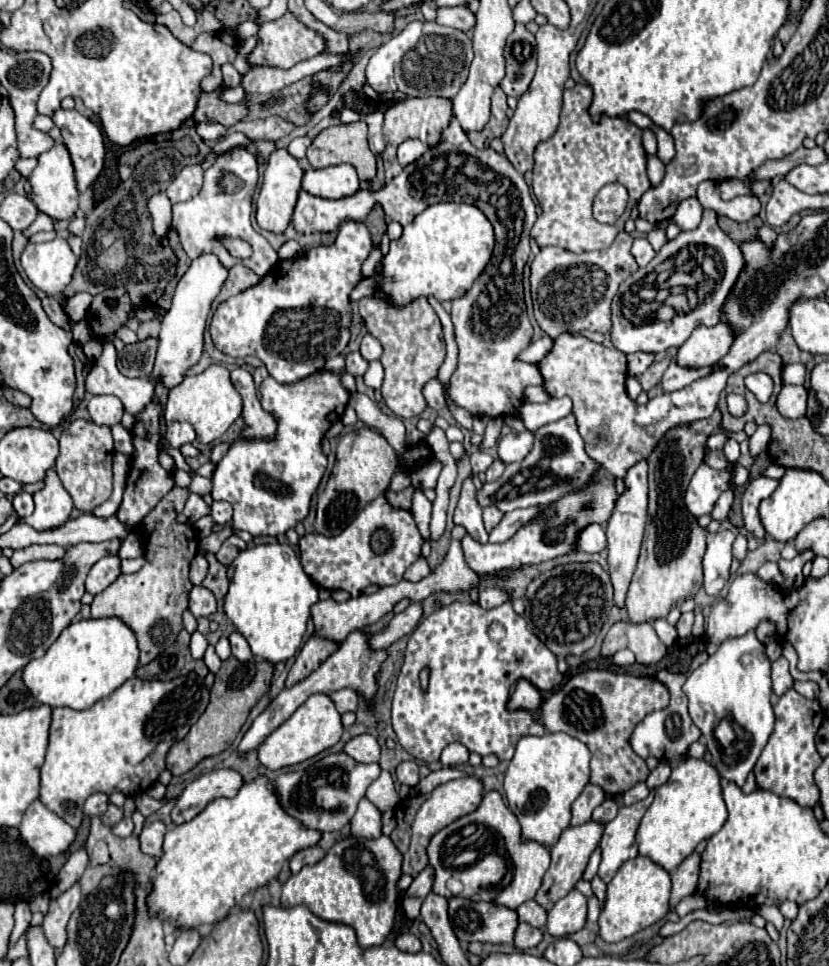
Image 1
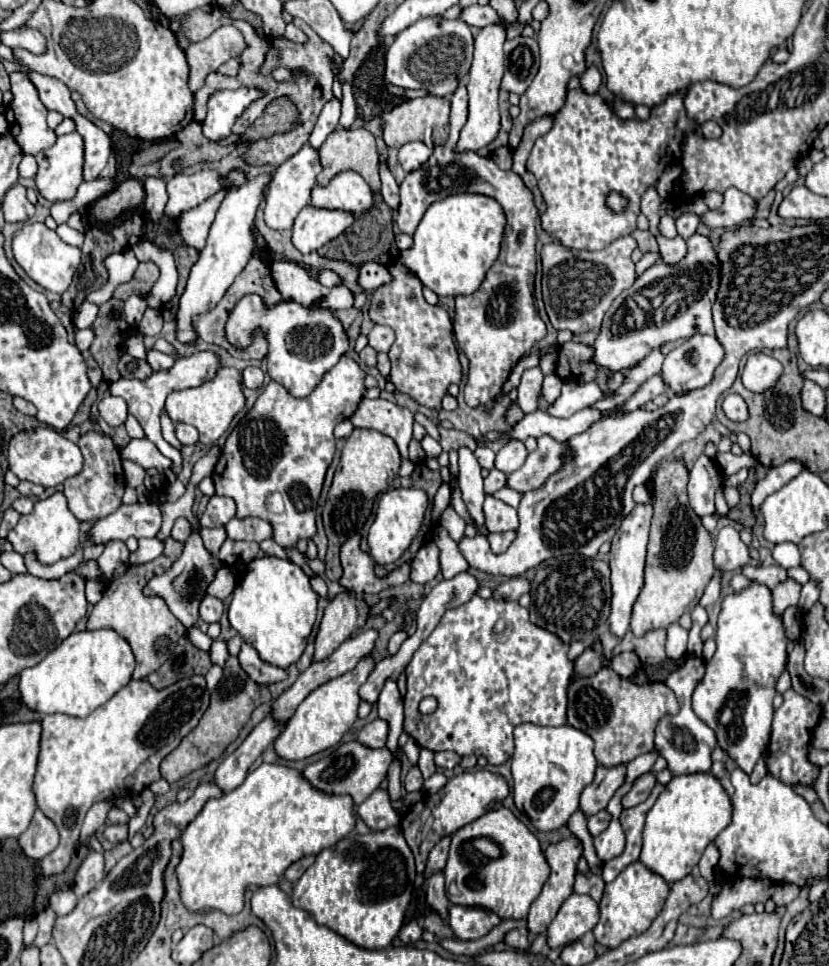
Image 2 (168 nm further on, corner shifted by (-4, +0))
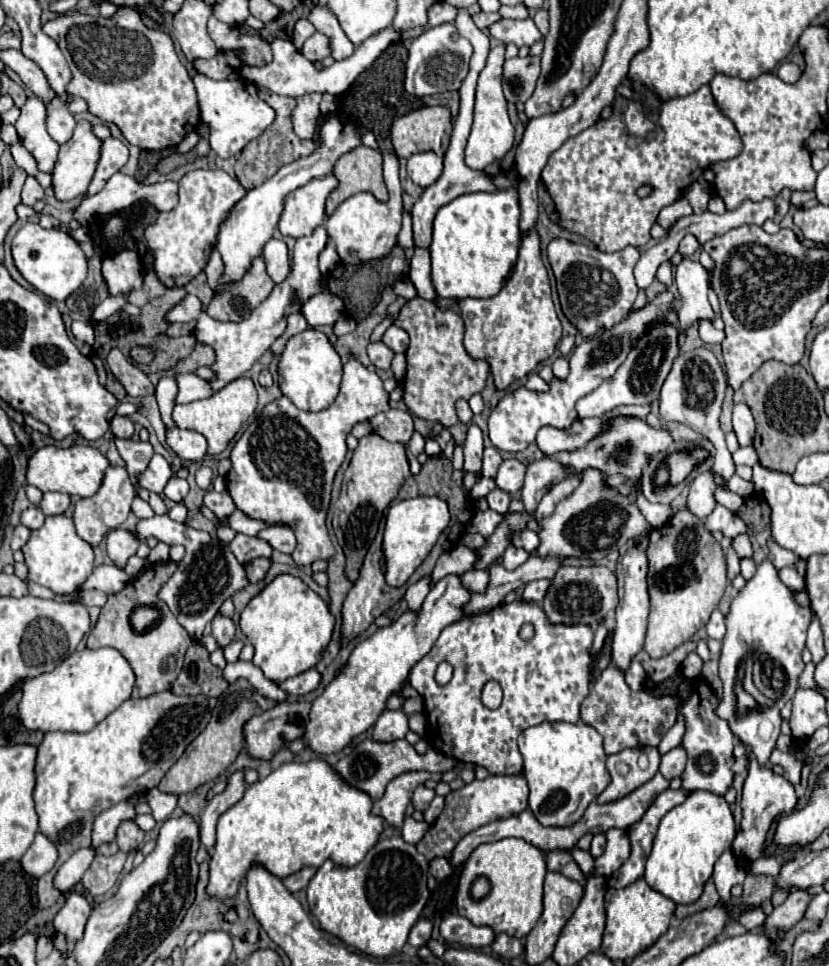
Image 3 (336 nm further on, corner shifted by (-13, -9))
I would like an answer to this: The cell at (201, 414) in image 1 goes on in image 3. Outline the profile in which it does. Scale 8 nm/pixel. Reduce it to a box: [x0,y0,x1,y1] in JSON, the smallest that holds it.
[172,378,258,456]

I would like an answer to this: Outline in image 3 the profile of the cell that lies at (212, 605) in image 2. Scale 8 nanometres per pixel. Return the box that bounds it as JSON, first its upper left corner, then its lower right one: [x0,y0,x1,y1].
[212,614,234,646]

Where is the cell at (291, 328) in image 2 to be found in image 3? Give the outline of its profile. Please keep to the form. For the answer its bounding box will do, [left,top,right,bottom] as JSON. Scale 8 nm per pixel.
[278,328,342,412]

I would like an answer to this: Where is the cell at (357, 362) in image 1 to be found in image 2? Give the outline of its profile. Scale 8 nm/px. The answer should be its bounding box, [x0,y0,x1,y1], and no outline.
[359,345,377,367]

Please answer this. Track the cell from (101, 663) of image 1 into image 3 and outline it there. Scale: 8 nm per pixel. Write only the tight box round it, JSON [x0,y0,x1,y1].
[20,646,136,732]

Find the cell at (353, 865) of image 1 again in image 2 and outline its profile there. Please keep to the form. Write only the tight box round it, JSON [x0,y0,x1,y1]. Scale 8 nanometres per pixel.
[293,827,415,949]

